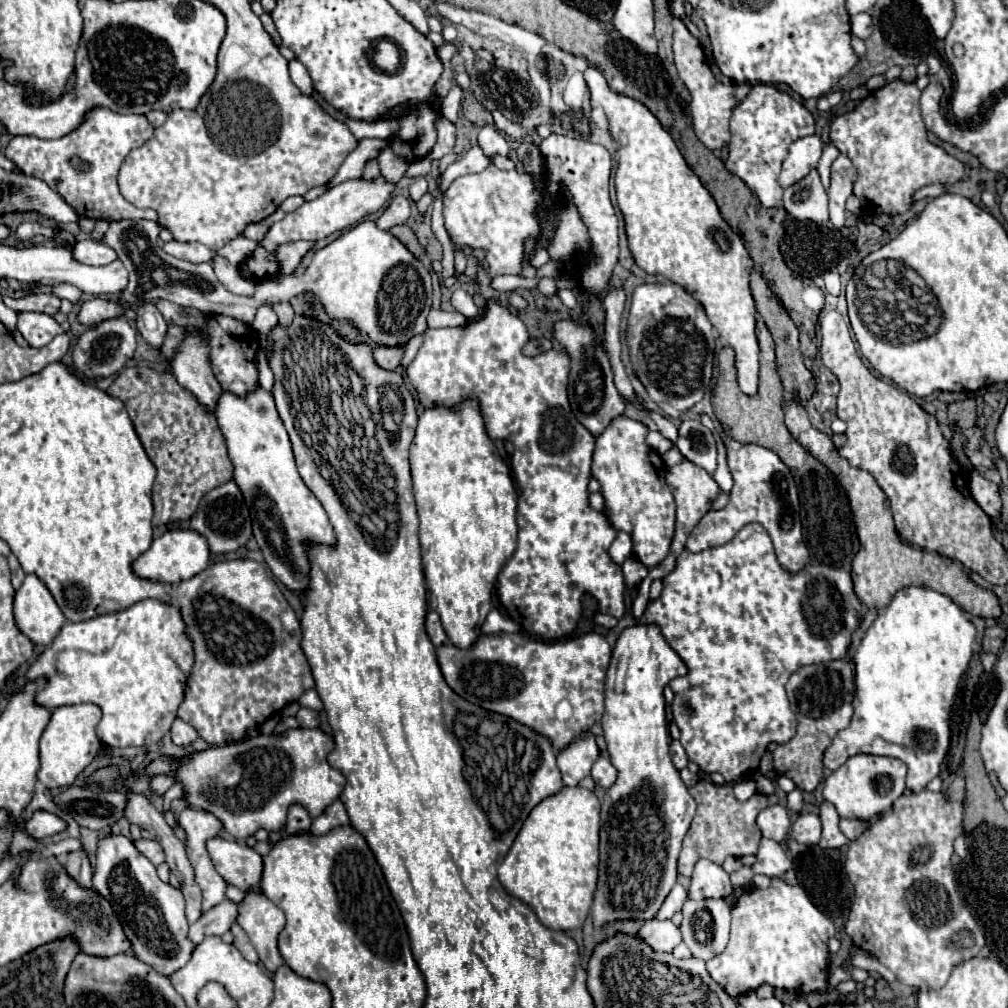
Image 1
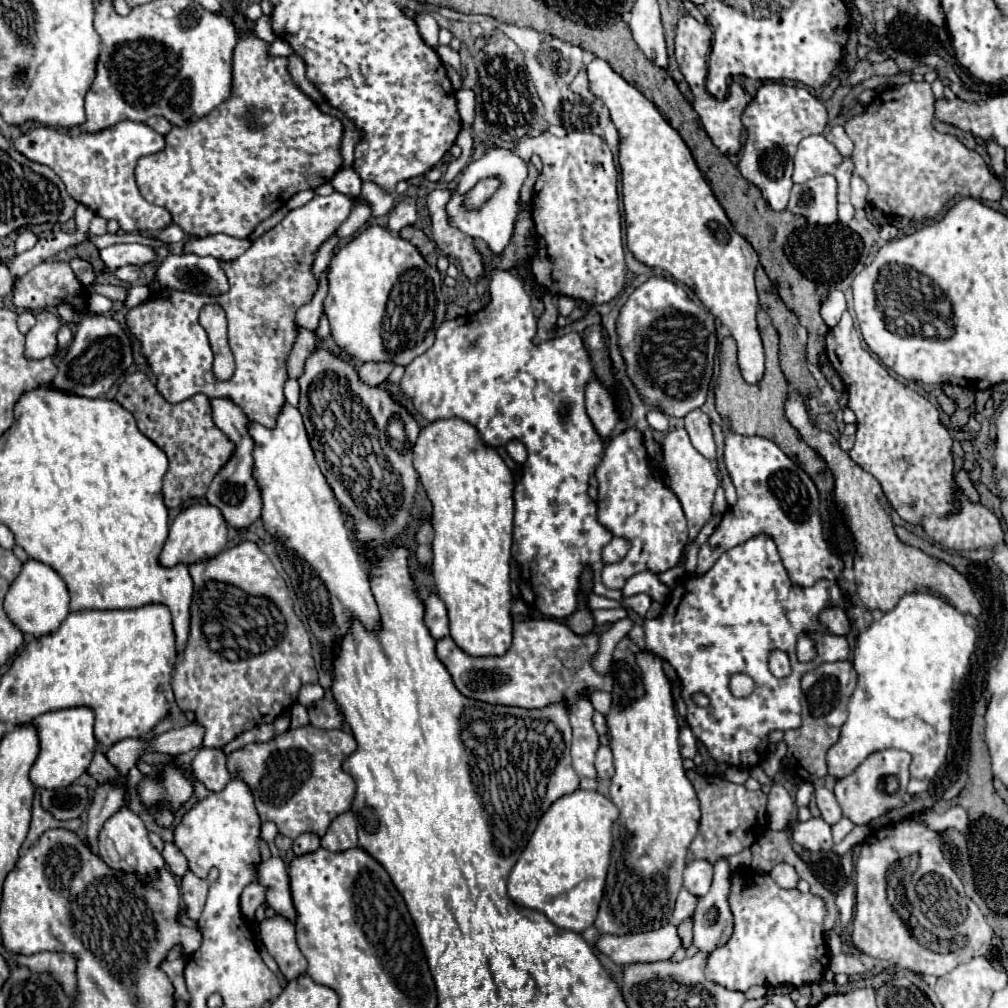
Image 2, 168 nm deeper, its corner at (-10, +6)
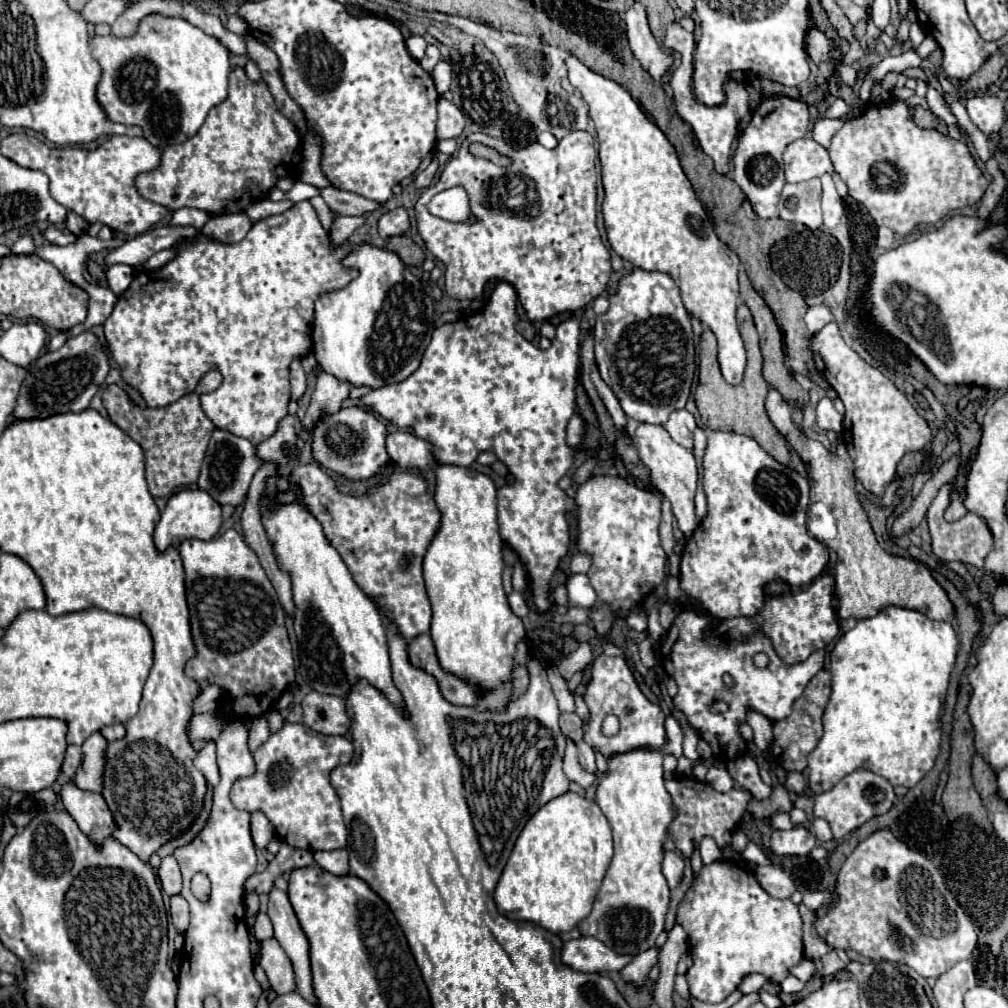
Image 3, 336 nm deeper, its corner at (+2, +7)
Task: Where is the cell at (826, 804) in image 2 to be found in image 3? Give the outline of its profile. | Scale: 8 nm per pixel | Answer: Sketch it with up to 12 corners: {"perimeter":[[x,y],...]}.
{"perimeter":[[787,773],[785,787],[793,793],[805,789],[803,773]]}

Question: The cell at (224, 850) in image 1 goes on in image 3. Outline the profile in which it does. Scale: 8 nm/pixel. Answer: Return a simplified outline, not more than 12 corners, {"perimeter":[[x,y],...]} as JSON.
{"perimeter":[[275,887],[267,915],[275,939],[293,963],[297,993],[317,1005],[309,939],[289,903]]}

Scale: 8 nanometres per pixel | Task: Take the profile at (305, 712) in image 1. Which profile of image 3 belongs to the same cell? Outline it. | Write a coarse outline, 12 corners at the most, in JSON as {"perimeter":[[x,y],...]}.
{"perimeter":[[307,693],[303,725],[321,735],[347,735],[345,699]]}

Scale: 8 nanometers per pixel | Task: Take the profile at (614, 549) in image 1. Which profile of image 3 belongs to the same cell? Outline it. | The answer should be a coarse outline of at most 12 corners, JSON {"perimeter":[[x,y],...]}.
{"perimeter":[[577,553],[571,559],[571,573],[587,573],[591,557]]}

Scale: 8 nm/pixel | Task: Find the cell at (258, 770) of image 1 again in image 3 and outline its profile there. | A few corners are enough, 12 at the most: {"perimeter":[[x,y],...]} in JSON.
{"perimeter":[[285,723],[255,753],[231,801],[263,811],[281,841],[347,843],[329,773],[347,737]]}

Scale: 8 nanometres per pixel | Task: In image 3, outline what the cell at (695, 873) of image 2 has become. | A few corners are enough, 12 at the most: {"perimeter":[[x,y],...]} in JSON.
{"perimeter":[[665,851],[663,875],[675,889],[683,877],[683,859]]}

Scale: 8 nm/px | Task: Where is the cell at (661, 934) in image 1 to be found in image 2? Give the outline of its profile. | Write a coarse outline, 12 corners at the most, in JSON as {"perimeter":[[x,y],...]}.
{"perimeter":[[677,926],[599,938],[615,964],[669,960]]}

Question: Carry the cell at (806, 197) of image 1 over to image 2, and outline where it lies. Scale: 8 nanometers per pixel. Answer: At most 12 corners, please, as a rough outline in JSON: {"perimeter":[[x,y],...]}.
{"perimeter":[[831,174],[795,184],[787,210],[837,222]]}

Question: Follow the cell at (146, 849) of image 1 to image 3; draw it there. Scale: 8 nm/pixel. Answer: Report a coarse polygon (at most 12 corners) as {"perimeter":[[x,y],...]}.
{"perimeter":[[175,857],[161,861],[159,879],[169,897],[181,893]]}

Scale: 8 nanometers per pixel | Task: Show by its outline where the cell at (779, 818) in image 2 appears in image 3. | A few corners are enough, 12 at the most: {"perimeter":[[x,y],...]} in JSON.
{"perimeter":[[749,755],[729,761],[731,777],[755,799],[767,799],[771,787],[759,777]]}

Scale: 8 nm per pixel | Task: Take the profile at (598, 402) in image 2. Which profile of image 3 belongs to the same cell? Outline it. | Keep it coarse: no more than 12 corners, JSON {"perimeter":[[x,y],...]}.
{"perimeter":[[575,413],[567,425],[567,445],[583,439],[583,419]]}

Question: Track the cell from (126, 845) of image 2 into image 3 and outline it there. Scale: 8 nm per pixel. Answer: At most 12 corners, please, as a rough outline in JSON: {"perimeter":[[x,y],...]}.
{"perimeter":[[73,781],[59,799],[95,843],[111,837],[115,821],[99,793]]}

